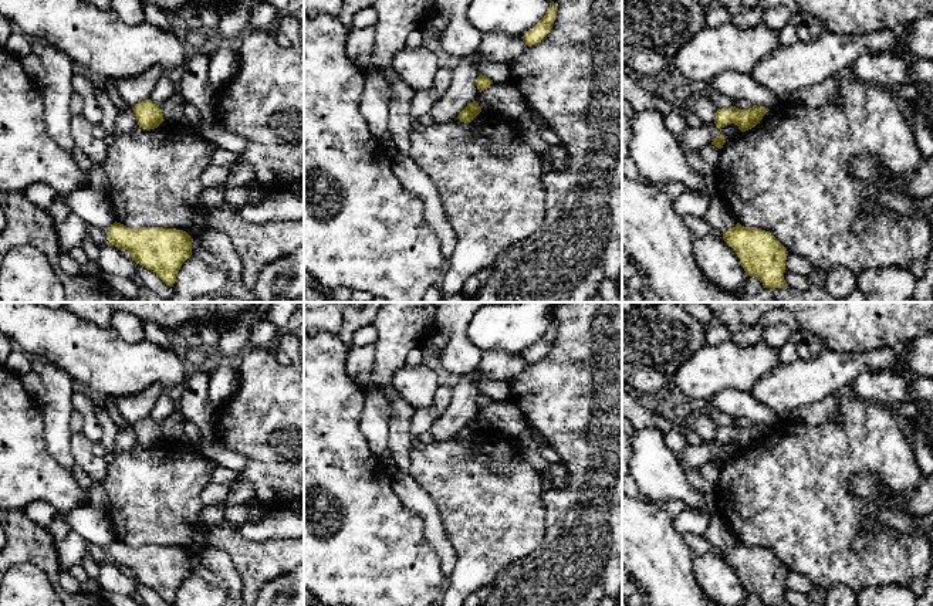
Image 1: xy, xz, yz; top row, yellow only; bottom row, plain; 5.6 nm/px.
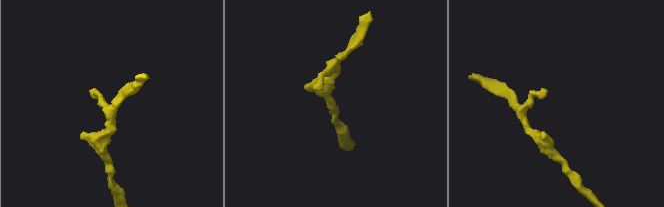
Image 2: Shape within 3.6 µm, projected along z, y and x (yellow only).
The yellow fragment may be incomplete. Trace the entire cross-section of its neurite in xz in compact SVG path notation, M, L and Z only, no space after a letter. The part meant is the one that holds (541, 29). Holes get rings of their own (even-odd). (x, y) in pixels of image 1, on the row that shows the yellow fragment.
M551 1L545 16L533 28L530 28L524 37L521 37L528 47L538 44L550 33L555 21L555 11L557 4Z

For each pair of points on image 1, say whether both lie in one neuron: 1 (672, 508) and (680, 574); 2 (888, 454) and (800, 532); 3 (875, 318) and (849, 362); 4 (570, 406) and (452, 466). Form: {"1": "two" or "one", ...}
{"1": "two", "2": "one", "3": "two", "4": "two"}

